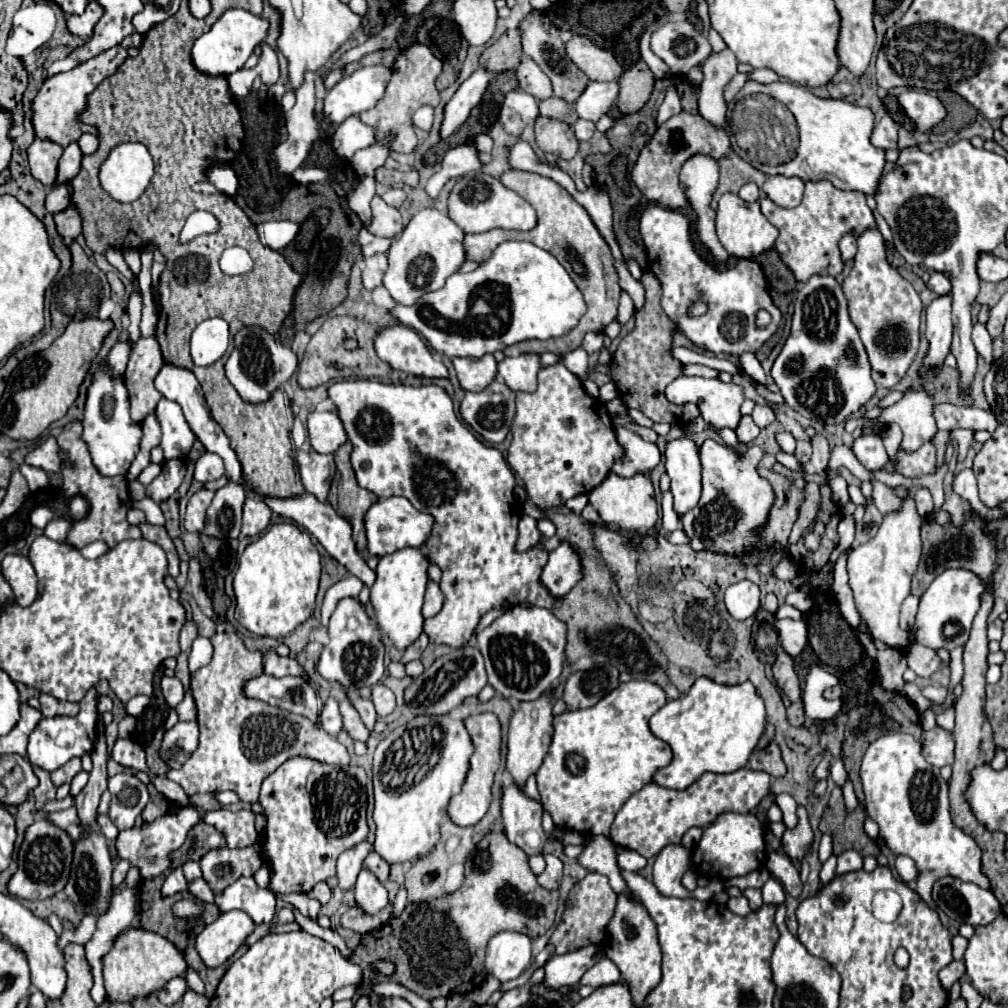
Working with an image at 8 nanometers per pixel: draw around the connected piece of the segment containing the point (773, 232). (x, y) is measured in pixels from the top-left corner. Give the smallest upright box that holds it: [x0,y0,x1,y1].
[716,192,778,258]

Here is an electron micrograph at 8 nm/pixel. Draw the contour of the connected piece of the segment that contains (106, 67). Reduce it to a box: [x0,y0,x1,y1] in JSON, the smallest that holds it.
[32,46,128,148]

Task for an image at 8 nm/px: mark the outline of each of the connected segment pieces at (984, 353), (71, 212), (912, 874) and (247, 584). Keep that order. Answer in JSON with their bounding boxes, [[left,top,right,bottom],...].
[[972,322,994,364],[54,206,82,238],[894,855,918,882],[234,524,320,638]]

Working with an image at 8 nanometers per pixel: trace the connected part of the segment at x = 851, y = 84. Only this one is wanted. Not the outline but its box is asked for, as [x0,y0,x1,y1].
[828,66,862,102]

